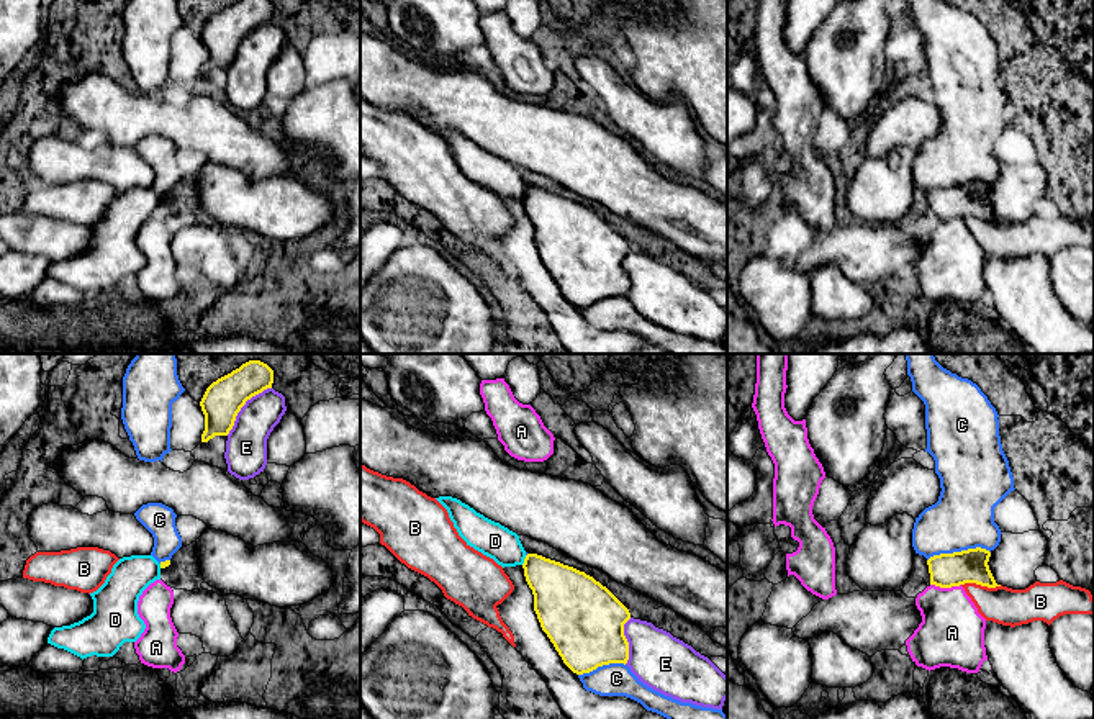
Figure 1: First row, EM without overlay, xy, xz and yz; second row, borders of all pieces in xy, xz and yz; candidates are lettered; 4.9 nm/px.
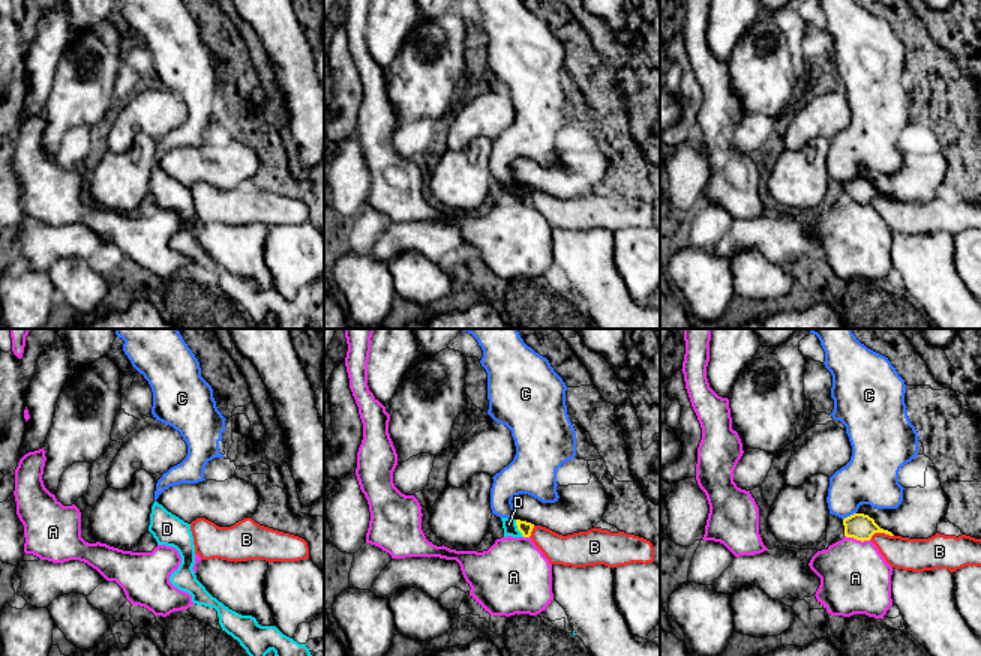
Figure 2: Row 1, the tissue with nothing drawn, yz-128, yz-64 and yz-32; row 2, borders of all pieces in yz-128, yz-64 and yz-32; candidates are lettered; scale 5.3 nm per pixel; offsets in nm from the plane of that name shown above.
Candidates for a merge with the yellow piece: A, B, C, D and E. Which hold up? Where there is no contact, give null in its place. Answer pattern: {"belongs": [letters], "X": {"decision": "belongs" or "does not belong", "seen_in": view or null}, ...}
{"belongs": [], "A": {"decision": "does not belong", "seen_in": "yz"}, "B": {"decision": "does not belong", "seen_in": "yz"}, "C": {"decision": "does not belong", "seen_in": "yz"}, "D": {"decision": "does not belong", "seen_in": "xz"}, "E": {"decision": "does not belong", "seen_in": "xy"}}

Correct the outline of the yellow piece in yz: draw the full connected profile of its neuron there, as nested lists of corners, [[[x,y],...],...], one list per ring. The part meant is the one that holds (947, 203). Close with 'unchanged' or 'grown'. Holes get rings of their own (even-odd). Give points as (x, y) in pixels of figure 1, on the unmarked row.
[[[981,180],[953,187],[934,188],[927,193],[930,218],[940,221],[976,216],[988,221],[1001,219],[989,203],[991,185]]]; unchanged

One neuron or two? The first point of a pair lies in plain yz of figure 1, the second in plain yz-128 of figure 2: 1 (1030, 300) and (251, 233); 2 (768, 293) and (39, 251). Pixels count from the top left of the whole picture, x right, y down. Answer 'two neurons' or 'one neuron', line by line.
1: one neuron
2: two neurons

